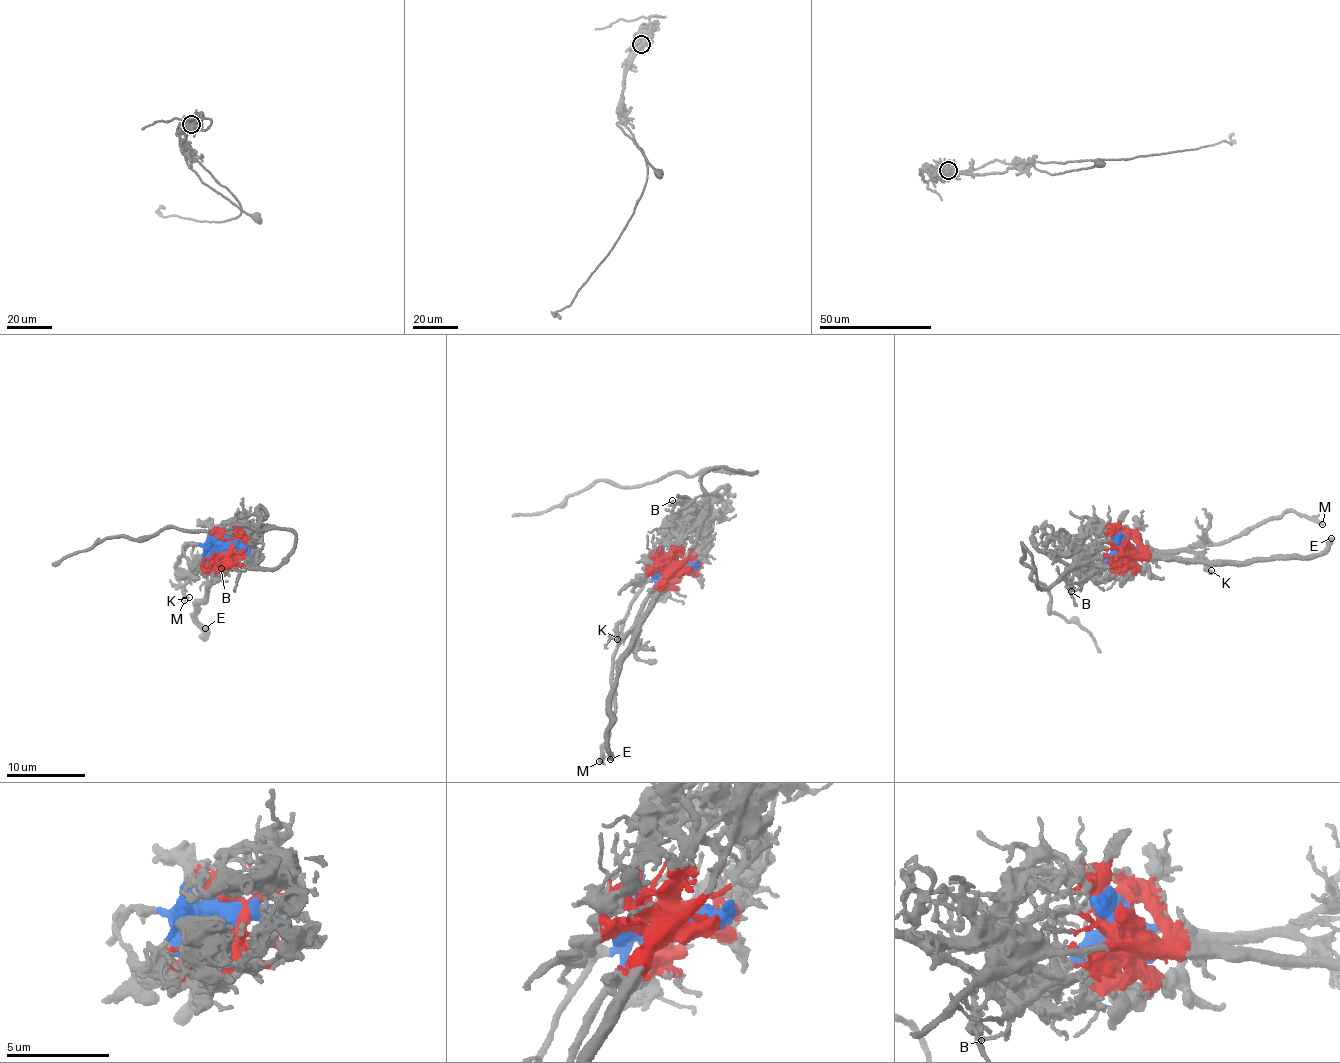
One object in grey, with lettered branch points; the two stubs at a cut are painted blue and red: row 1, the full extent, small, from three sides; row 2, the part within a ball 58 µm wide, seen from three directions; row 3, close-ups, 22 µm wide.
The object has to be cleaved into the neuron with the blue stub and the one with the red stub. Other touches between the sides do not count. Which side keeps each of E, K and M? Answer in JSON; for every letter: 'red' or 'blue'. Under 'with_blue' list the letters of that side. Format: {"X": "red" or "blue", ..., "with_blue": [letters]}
{"E": "red", "K": "blue", "M": "blue", "with_blue": ["K", "M"]}

